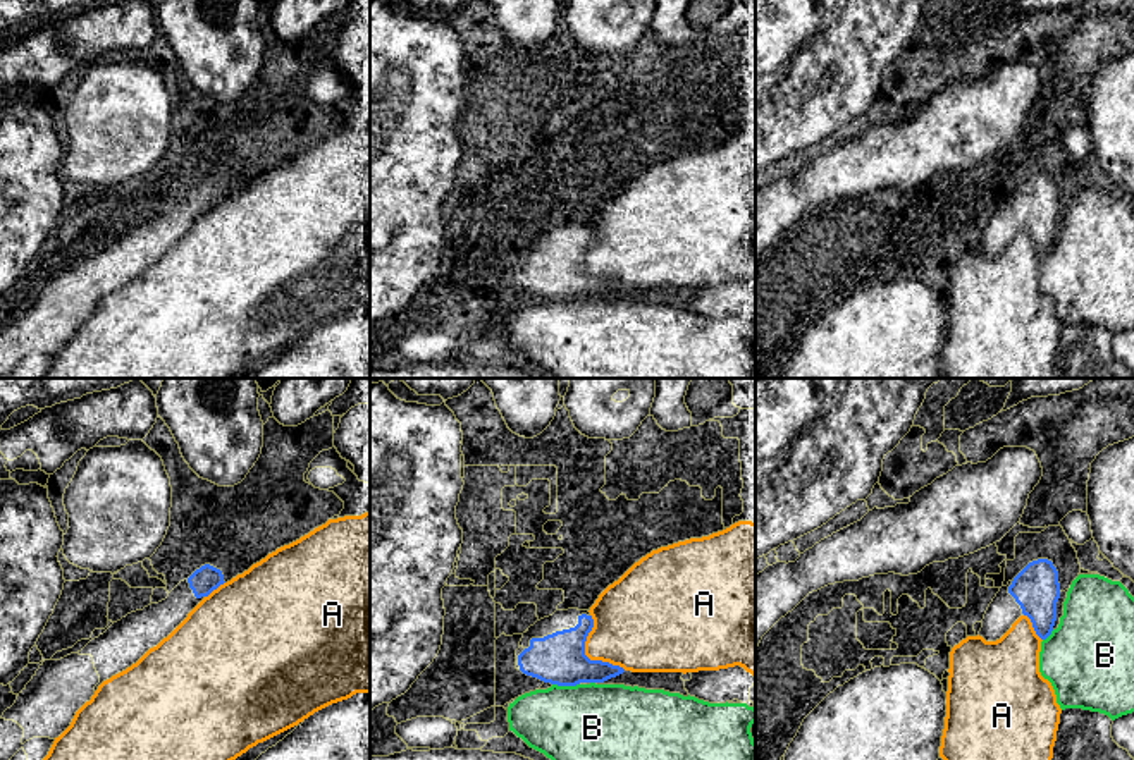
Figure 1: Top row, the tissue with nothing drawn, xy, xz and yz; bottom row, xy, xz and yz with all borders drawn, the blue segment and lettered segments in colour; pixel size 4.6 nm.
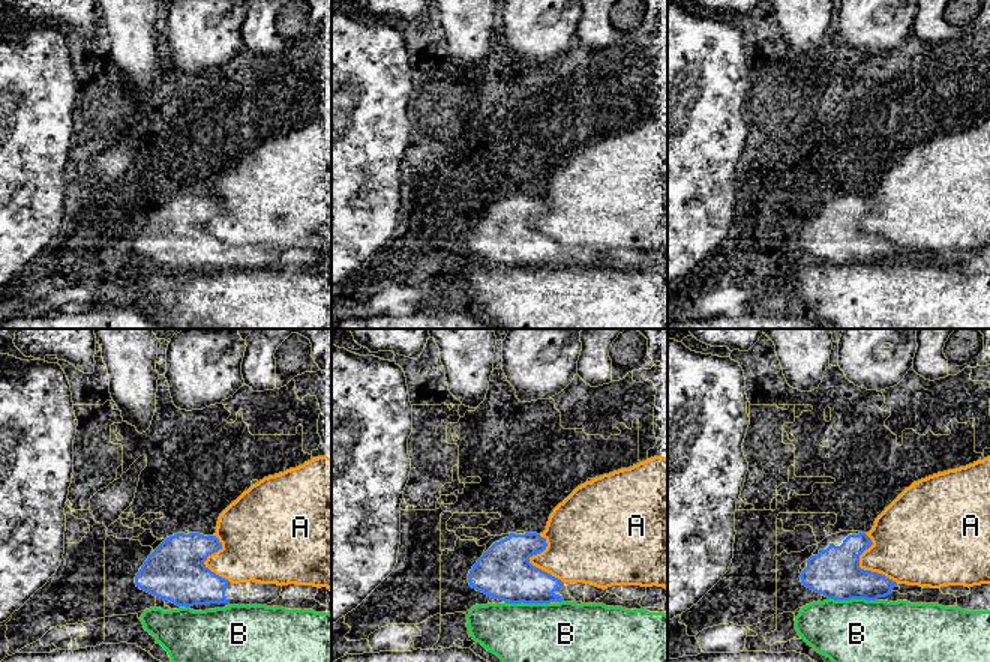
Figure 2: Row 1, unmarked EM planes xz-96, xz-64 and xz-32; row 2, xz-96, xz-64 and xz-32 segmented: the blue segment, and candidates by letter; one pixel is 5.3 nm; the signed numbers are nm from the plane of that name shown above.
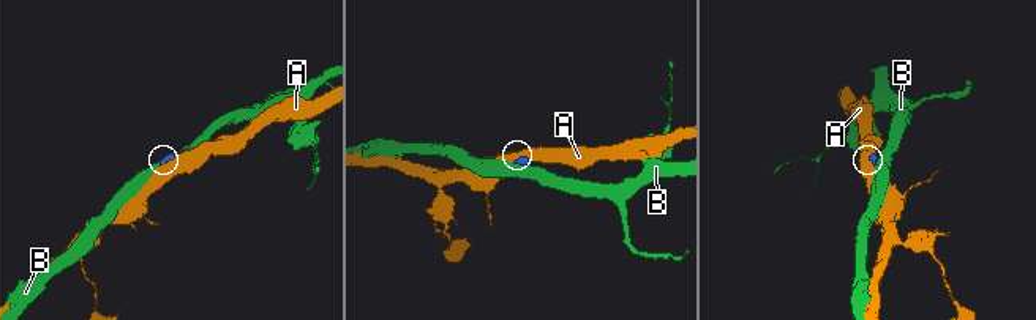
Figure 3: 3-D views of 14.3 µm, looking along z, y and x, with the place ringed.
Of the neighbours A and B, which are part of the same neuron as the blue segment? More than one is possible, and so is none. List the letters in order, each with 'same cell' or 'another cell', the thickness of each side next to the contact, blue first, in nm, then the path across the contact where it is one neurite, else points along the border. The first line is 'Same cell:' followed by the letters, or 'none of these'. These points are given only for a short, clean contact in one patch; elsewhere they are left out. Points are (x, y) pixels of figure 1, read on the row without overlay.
Same cell: none of these
A: another cell | 240/360 nm
B: another cell | 240/440 nm

